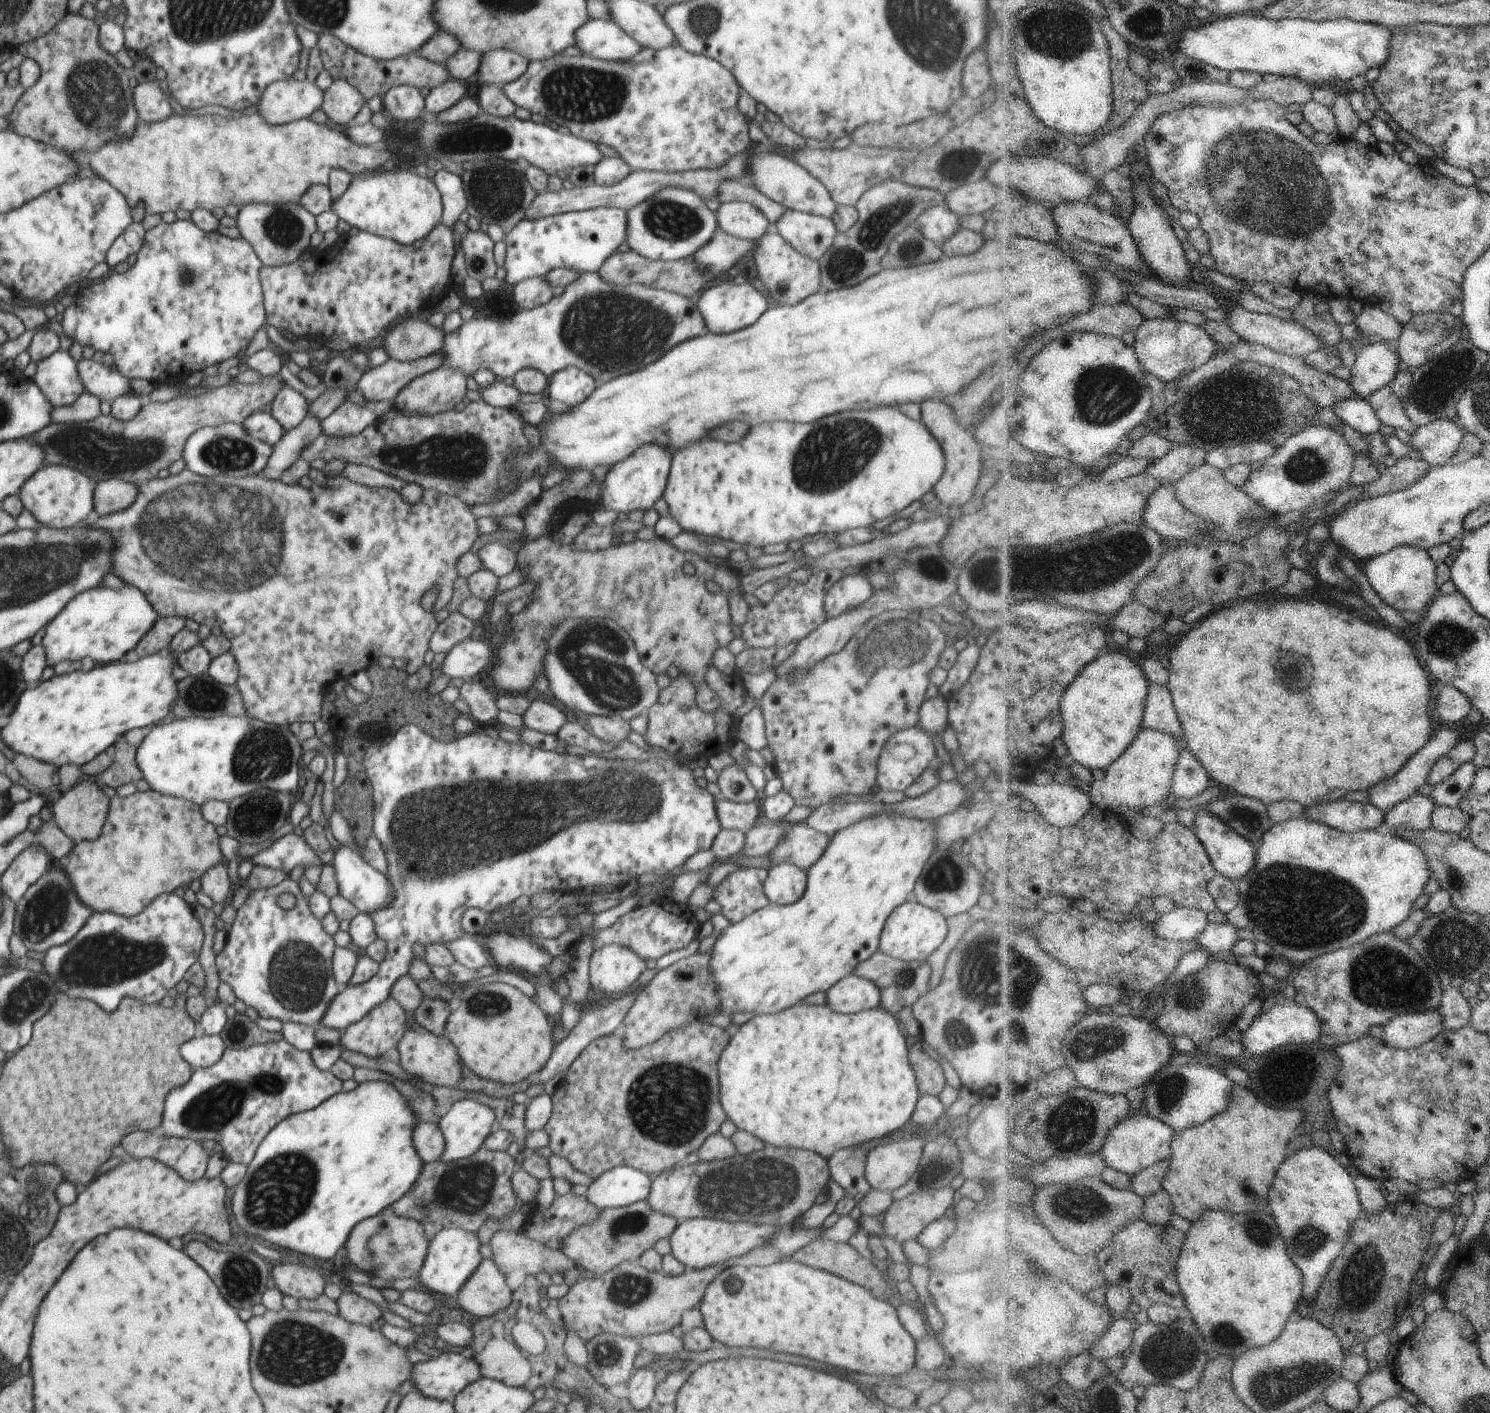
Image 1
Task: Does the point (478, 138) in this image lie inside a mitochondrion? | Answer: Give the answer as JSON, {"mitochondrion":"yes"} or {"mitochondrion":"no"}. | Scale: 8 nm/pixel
{"mitochondrion":"yes"}

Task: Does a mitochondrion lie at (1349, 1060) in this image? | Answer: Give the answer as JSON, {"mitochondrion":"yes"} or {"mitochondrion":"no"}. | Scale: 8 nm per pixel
{"mitochondrion":"no"}

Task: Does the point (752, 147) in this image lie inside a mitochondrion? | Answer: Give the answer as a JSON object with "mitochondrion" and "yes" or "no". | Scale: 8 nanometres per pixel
{"mitochondrion":"no"}

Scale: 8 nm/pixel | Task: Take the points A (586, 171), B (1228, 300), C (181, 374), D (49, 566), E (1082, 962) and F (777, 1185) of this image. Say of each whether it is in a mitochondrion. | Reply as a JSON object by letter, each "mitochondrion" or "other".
{"A":"other","B":"other","C":"other","D":"mitochondrion","E":"other","F":"mitochondrion"}

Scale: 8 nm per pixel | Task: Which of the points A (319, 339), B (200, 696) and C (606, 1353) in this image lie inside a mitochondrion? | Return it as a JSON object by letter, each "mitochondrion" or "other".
{"A":"other","B":"mitochondrion","C":"mitochondrion"}

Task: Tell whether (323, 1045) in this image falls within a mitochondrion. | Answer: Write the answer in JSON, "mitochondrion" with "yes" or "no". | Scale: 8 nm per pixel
{"mitochondrion":"no"}

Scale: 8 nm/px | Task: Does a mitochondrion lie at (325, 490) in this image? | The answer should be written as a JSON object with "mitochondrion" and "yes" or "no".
{"mitochondrion":"no"}

